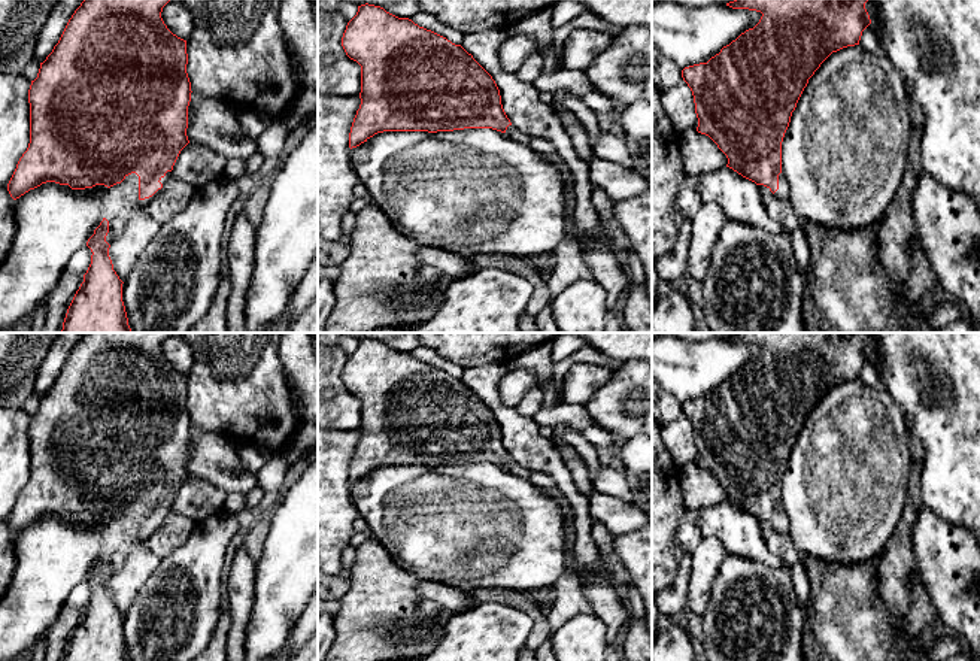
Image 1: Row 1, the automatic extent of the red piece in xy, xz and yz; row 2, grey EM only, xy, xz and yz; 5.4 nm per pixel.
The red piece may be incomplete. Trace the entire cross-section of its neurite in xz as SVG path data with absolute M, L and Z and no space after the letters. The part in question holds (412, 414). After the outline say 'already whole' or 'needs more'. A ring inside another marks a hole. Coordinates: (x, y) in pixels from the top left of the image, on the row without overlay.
M361 339L342 372L346 389L361 400L361 439L349 467L356 482L383 466L453 466L492 463L530 479L531 472L512 460L492 410L461 379L398 352L380 340Z; needs more

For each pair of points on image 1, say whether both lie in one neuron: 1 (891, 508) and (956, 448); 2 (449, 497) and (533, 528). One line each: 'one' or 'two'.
1: two
2: one

